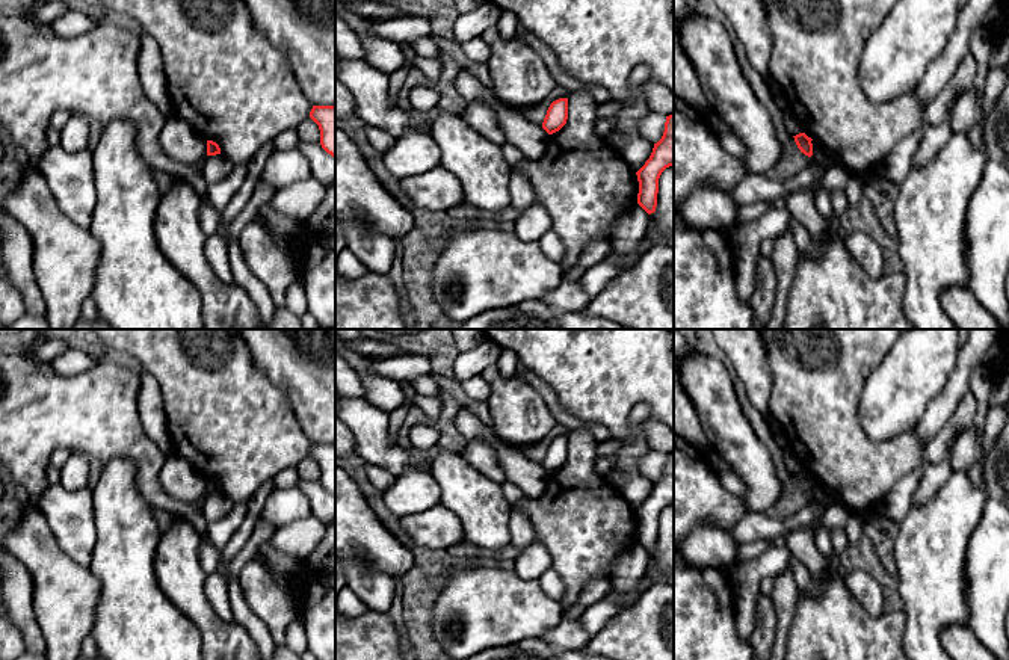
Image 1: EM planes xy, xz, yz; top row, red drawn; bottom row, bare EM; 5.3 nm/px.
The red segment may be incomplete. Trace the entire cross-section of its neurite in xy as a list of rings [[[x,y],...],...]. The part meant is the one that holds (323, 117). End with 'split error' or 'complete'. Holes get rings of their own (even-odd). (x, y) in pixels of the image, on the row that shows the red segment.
[[[313,106],[310,118],[319,125],[322,148],[335,157],[335,106]]] | complete

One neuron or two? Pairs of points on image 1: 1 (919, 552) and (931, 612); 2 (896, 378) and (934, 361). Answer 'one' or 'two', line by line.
1: one
2: one

